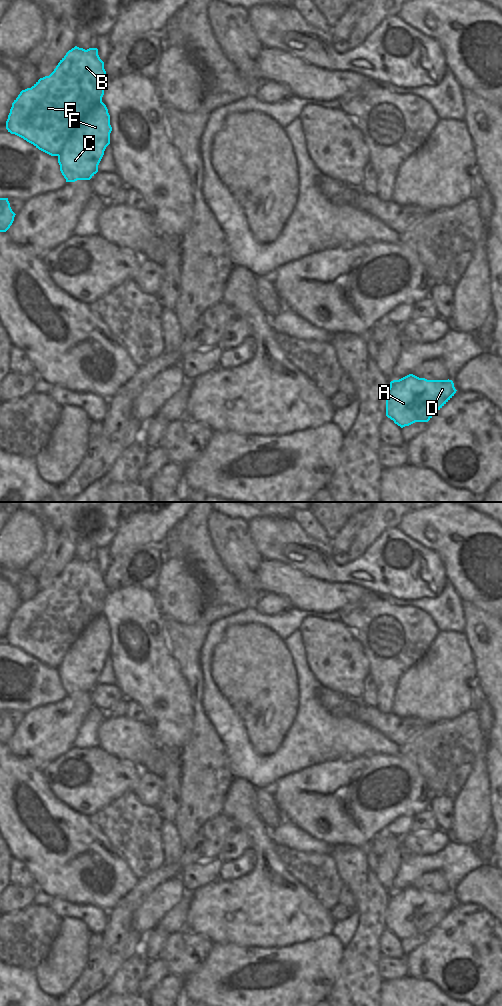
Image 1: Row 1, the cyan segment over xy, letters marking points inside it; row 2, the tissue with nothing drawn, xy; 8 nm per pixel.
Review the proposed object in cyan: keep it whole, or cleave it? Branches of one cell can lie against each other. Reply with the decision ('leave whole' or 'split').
split

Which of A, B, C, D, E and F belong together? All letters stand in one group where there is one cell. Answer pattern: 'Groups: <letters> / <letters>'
Groups: A C D F / B E

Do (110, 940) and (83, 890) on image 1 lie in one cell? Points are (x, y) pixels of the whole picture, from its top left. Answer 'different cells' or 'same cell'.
different cells

